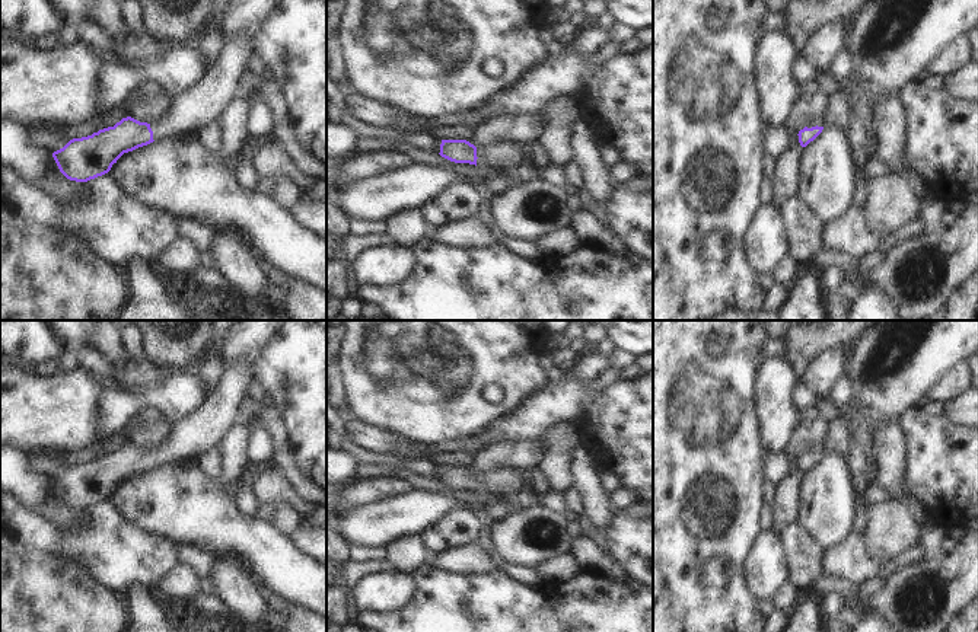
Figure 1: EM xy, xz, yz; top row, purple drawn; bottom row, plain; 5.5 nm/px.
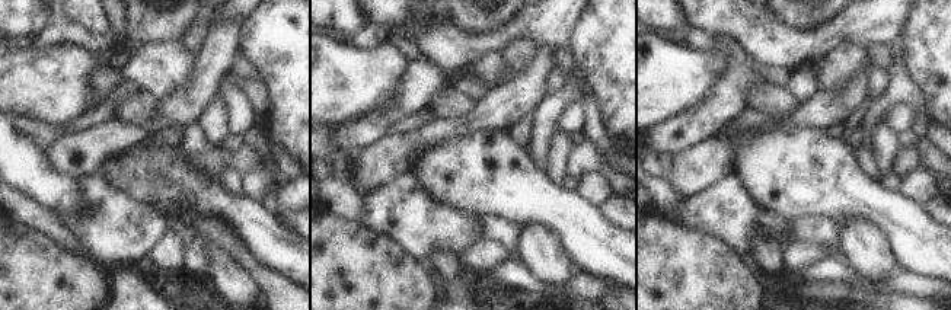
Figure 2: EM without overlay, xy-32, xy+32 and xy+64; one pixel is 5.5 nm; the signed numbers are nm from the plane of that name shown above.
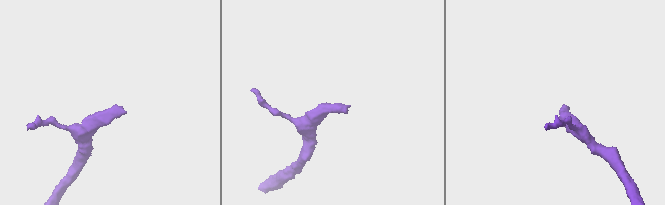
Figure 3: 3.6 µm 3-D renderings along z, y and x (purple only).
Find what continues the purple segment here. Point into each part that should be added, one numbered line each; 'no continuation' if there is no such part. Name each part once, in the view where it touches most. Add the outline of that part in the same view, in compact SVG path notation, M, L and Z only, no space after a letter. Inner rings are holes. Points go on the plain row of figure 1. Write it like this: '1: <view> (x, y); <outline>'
1: xy (204, 428); M245 361L224 364L217 386L204 403L185 419L172 424L166 441L150 450L153 466L182 462L192 456L200 457L210 447L219 446L235 424L238 405L246 398L245 390L252 377L252 366Z

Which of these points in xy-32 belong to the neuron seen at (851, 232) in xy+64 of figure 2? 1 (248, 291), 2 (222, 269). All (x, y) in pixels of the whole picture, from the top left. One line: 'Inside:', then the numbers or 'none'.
Inside: 1, 2

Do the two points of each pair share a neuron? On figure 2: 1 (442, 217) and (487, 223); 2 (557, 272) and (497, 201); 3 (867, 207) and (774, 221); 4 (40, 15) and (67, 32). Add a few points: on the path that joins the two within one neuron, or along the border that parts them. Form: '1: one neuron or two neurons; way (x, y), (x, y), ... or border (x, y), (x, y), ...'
1: two neurons; border (478, 217), (479, 237)
2: two neurons; border (520, 224), (542, 223), (554, 232)
3: two neurons; border (756, 203), (785, 216), (791, 221)
4: two neurons; border (56, 18), (34, 38)

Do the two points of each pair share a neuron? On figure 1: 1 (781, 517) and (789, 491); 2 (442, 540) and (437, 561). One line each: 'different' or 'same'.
1: same
2: different

